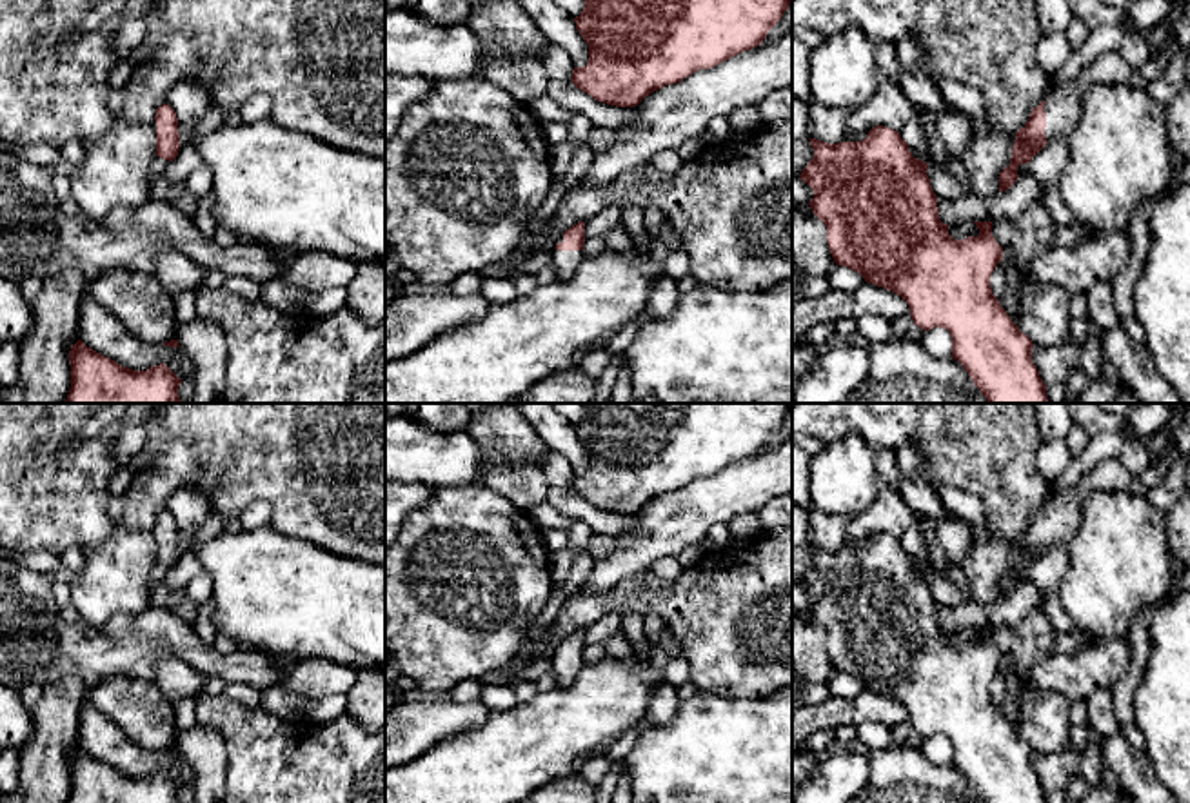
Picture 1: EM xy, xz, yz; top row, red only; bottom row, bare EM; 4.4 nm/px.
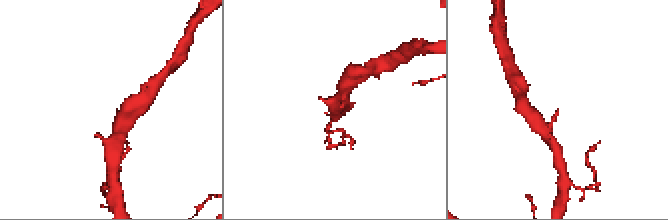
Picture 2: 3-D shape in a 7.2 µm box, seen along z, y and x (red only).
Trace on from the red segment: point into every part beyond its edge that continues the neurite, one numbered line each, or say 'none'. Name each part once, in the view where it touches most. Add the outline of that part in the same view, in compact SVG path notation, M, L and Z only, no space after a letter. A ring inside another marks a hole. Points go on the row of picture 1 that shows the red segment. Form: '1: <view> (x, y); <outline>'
1: yz (1063, 102); M1110 51L1085 65L1083 71L1070 82L1048 87L1045 94L1046 142L1068 136L1077 122L1083 96L1088 89L1097 84L1128 84L1135 73L1137 71L1117 51Z

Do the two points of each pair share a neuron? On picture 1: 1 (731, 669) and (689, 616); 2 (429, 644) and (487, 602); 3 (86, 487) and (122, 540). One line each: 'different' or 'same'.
1: same
2: same
3: different

